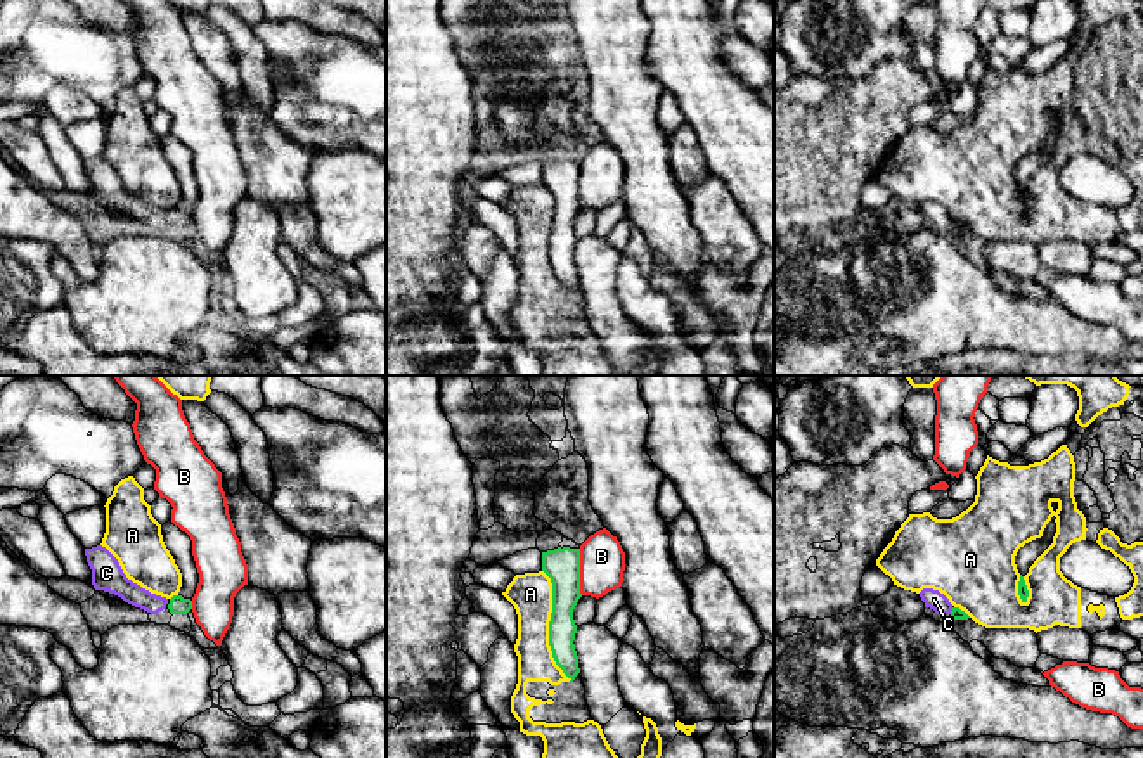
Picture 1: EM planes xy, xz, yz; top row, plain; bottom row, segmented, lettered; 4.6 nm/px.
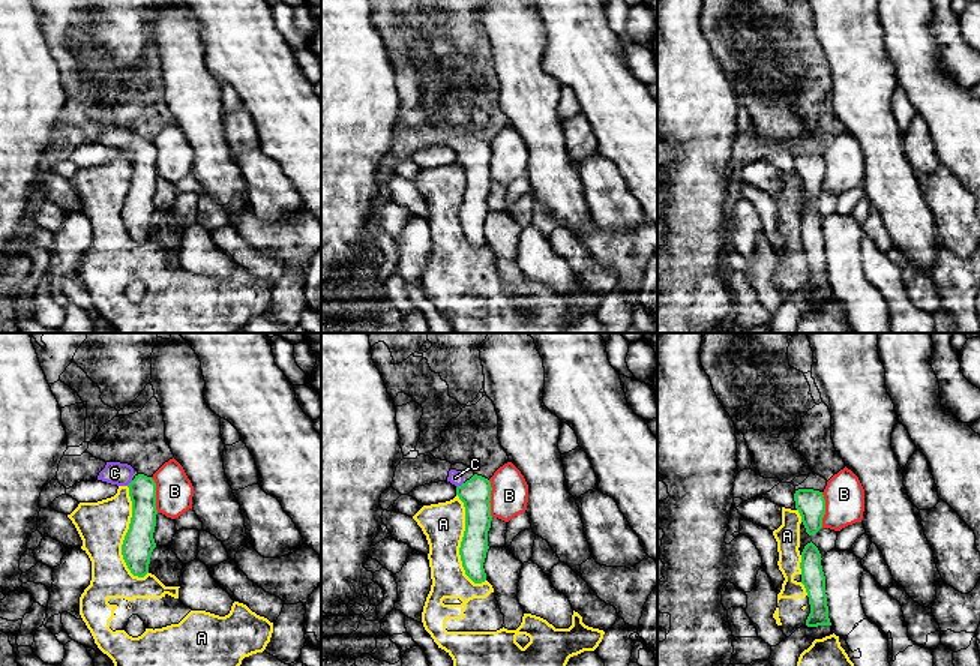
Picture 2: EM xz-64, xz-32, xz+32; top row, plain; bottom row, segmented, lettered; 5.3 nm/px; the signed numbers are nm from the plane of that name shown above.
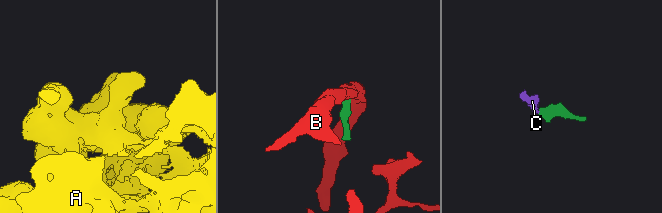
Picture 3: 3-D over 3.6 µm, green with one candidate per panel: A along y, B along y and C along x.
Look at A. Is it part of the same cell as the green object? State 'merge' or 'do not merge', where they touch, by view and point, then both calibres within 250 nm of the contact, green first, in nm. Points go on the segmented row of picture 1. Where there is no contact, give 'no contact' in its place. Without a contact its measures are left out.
do not merge | xz (549, 625) | 140/200 nm

